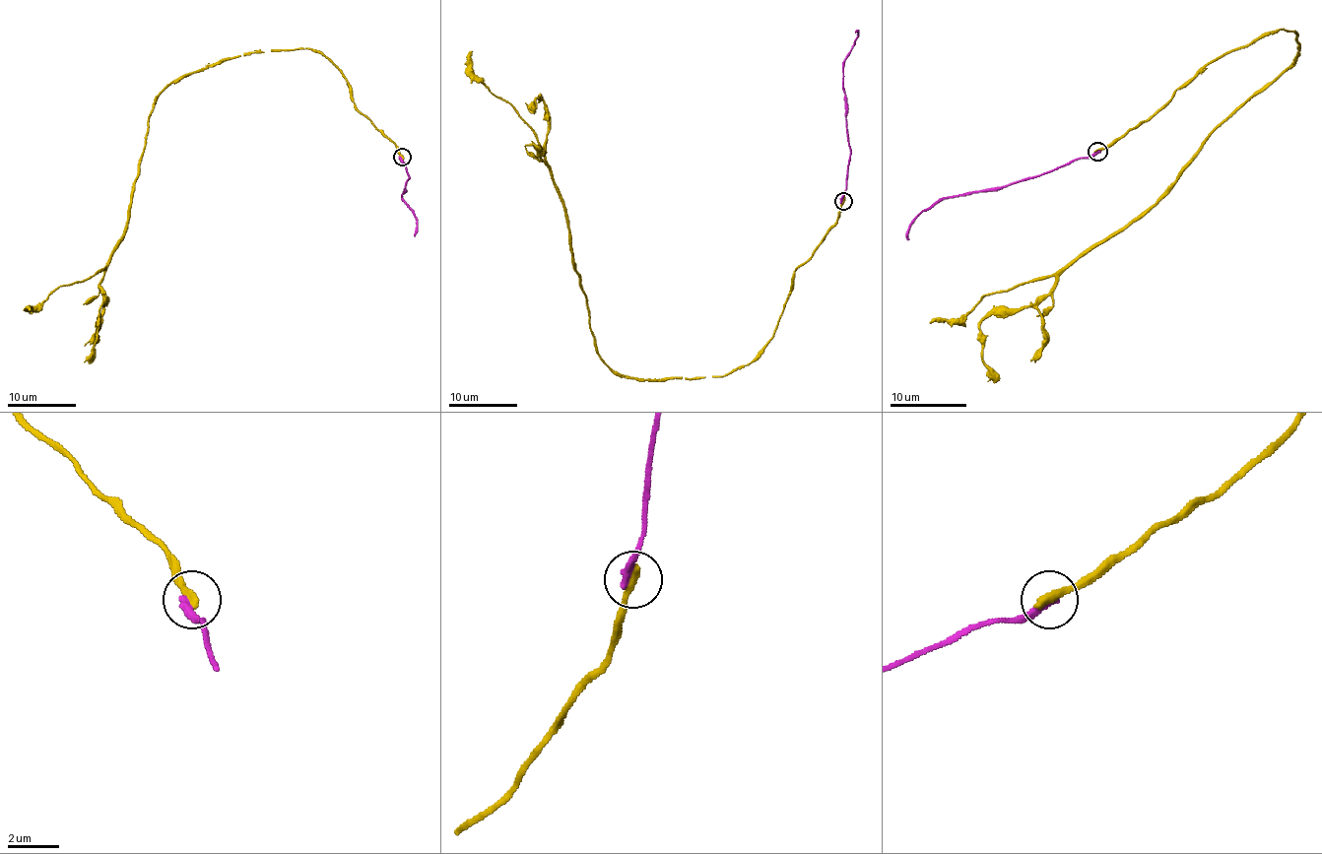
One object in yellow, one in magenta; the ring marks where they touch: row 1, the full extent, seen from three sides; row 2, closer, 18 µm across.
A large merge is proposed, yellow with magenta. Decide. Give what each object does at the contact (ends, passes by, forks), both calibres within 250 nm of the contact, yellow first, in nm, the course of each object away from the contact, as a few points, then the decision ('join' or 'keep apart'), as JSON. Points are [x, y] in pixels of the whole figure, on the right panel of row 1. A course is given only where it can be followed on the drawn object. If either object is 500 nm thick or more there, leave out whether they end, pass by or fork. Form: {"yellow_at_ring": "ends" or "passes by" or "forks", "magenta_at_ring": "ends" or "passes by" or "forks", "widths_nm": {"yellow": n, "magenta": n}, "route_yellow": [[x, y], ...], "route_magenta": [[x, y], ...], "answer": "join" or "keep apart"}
{"yellow_at_ring": "ends", "magenta_at_ring": "ends", "widths_nm": {"yellow": 360, "magenta": 360}, "route_yellow": [[1097, 151], [1211, 62], [1278, 30], [1296, 33], [1294, 61], [1211, 135], [1151, 206], [1049, 276], [930, 323]], "route_magenta": [[1097, 151], [1090, 157], [1074, 159], [1001, 187], [942, 197], [915, 220], [907, 233], [909, 239]], "answer": "keep apart"}

